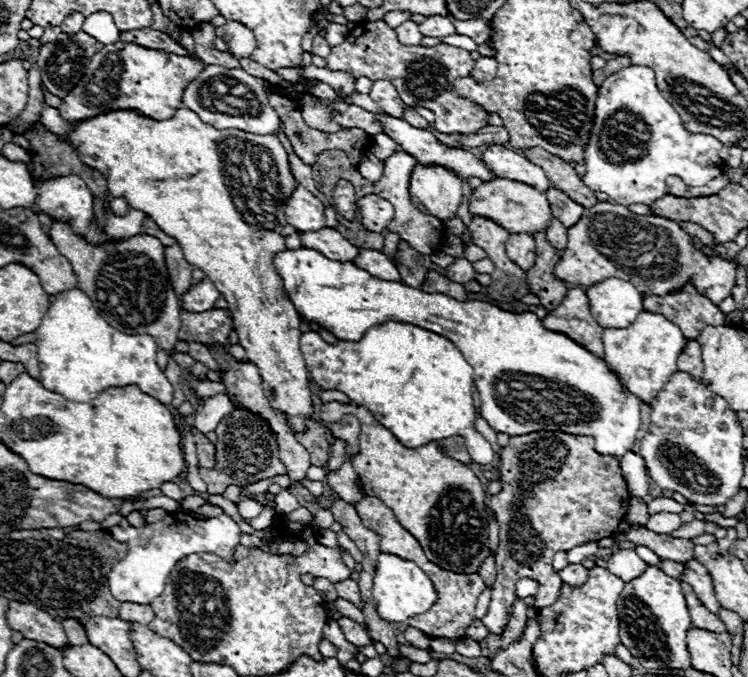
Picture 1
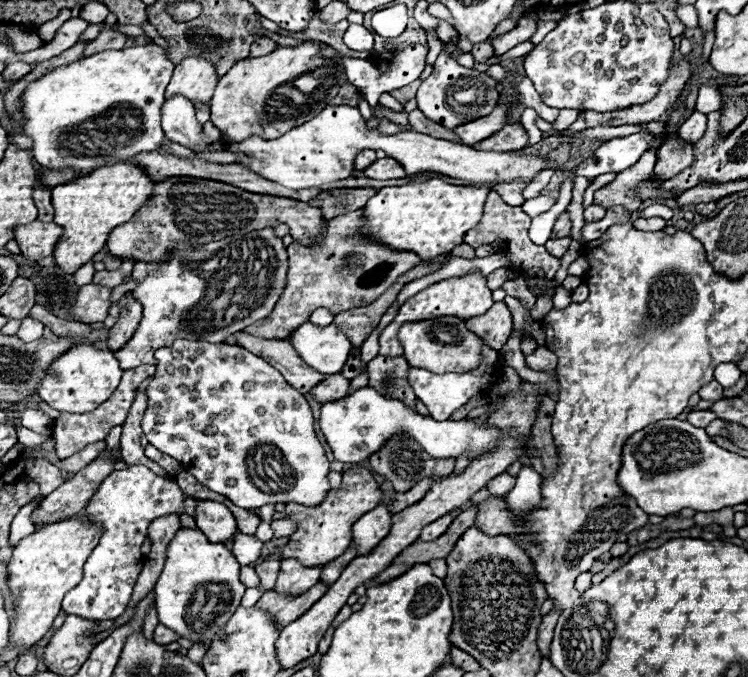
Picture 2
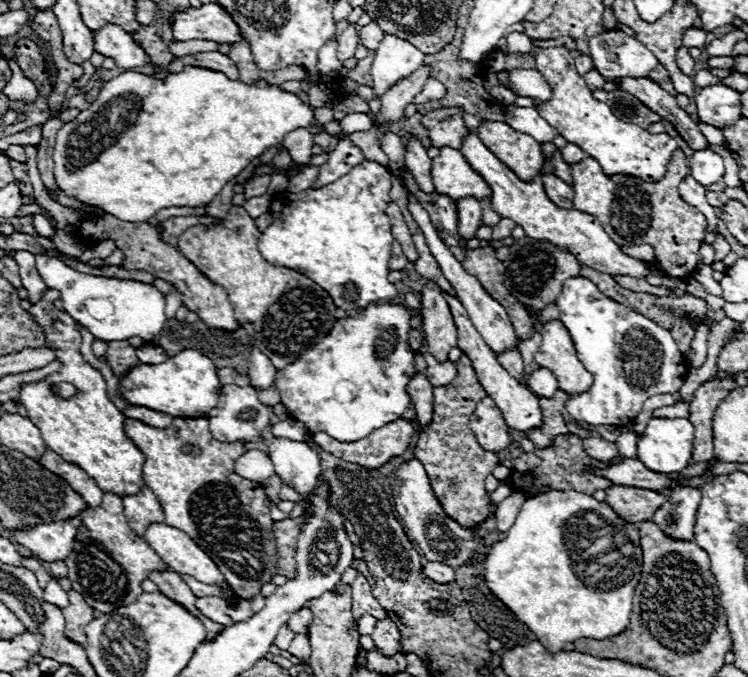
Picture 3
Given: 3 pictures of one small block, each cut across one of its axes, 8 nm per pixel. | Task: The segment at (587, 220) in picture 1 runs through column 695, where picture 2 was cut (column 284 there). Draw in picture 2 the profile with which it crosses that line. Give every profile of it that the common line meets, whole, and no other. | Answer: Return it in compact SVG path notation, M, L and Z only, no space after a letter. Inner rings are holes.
M272 228L252 230L244 236L228 236L224 240L202 244L196 248L172 250L172 256L160 264L136 262L132 276L138 278L140 284L132 292L136 294L136 298L140 298L144 316L134 336L120 350L114 350L114 356L120 360L122 370L130 370L144 364L156 364L154 352L160 346L172 342L172 334L184 334L186 338L204 338L208 342L224 342L228 336L236 334L236 330L244 330L252 322L270 316L286 286L286 270L288 254L282 238L278 238Z

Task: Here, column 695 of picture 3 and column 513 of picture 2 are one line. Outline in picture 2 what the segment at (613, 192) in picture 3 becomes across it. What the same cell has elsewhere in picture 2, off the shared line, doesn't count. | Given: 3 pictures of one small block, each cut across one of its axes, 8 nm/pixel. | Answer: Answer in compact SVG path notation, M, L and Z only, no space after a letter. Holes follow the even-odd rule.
M490 192L488 194L488 200L486 200L486 206L484 206L484 218L480 220L480 226L468 230L468 234L464 236L464 242L472 248L478 248L482 244L492 244L494 240L504 240L508 242L508 256L510 256L510 268L518 270L516 274L524 276L528 270L532 268L538 268L546 274L548 280L554 280L554 274L558 272L560 268L560 258L552 256L546 252L544 246L538 246L534 244L530 238L528 238L528 228L530 228L530 222L532 218L528 214L522 212L520 206L508 206L500 196L498 192Z

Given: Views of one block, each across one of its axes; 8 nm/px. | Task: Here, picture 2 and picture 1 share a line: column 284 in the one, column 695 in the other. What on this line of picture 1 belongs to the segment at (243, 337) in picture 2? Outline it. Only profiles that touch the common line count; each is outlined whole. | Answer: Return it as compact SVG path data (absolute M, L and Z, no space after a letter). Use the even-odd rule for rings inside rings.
M690 340L684 354L680 354L678 358L678 370L688 372L692 378L696 378L698 382L702 382L702 372L704 372L704 364L700 358L700 344L696 340Z

